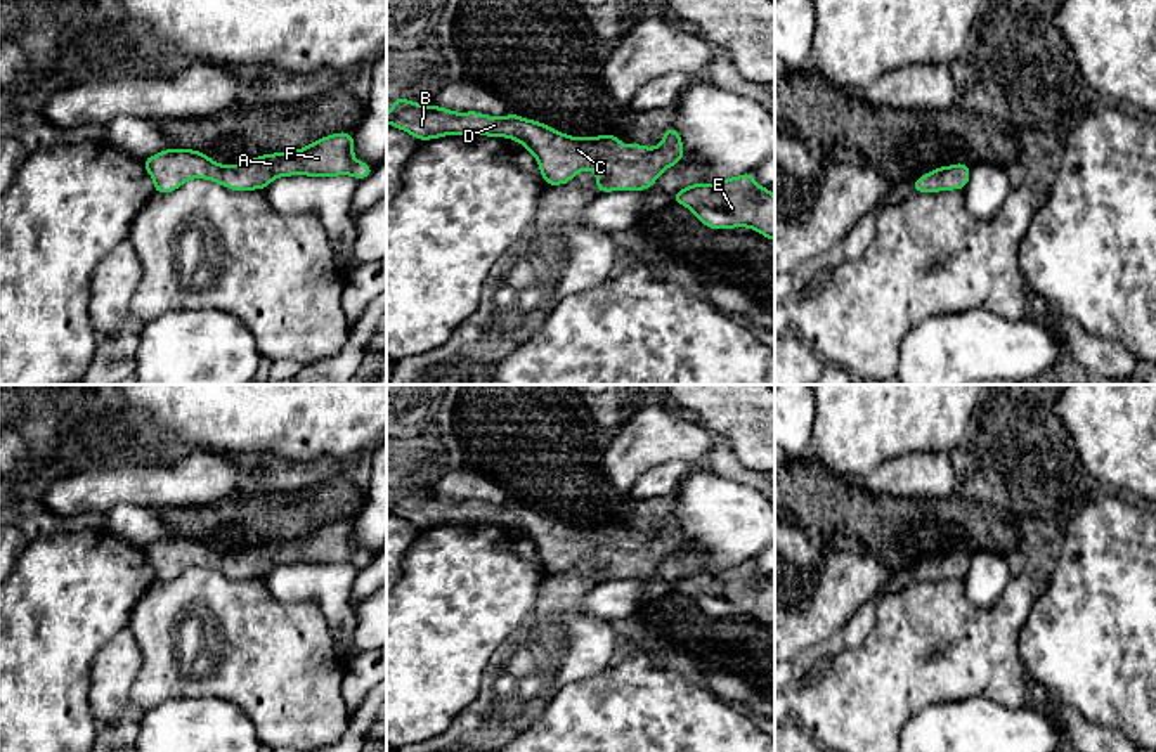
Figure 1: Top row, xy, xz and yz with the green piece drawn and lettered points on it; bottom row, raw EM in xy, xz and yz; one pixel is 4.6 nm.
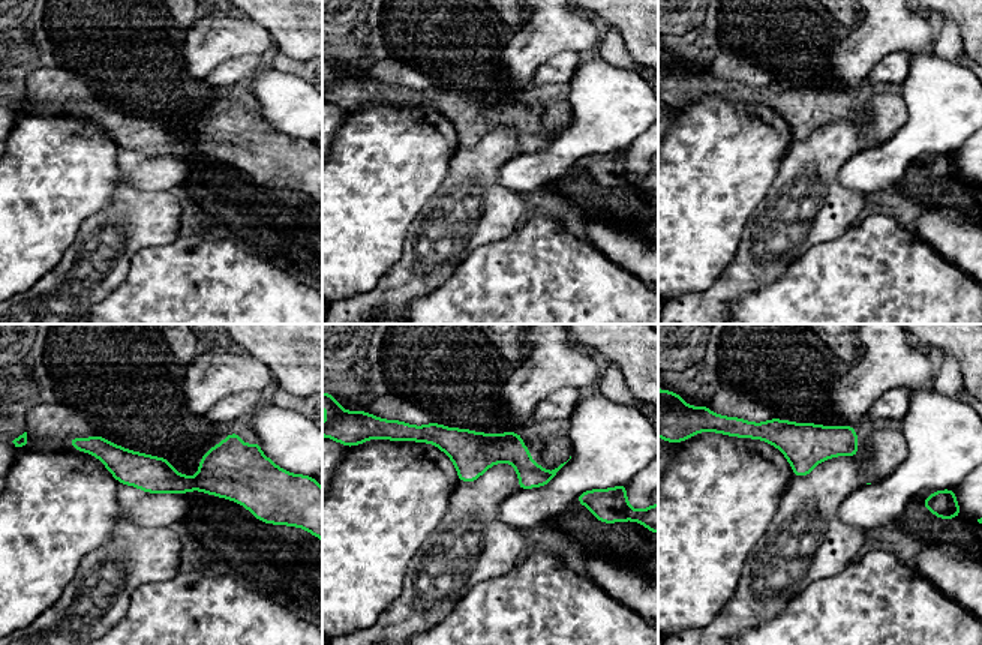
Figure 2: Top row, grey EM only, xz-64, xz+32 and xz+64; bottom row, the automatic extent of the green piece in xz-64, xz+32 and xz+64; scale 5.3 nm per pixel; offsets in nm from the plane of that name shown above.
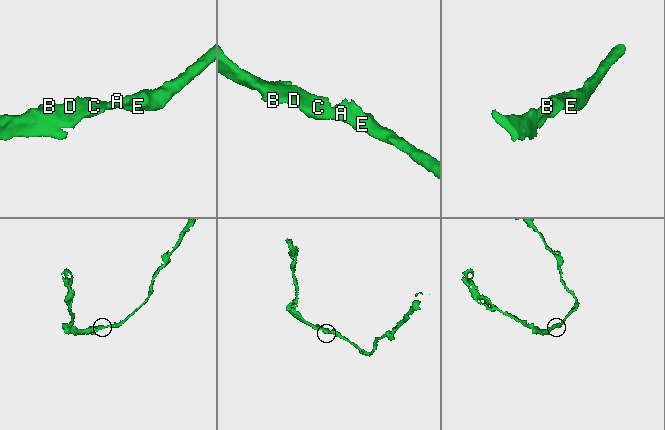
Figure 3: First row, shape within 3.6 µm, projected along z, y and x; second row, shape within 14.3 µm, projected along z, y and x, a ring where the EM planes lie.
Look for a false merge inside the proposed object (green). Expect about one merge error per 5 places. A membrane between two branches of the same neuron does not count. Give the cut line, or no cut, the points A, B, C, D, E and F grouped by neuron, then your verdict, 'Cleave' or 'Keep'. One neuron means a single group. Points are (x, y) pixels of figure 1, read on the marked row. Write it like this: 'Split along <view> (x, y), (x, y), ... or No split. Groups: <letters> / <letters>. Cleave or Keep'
No split. Groups: A B C D E F. Keep

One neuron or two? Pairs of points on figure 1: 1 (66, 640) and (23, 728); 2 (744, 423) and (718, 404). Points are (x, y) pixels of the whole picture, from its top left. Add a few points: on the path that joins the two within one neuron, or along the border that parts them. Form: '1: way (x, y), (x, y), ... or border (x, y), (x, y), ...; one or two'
1: way (44, 662), (23, 683), (23, 706); one
2: way (737, 416), (725, 404); one

